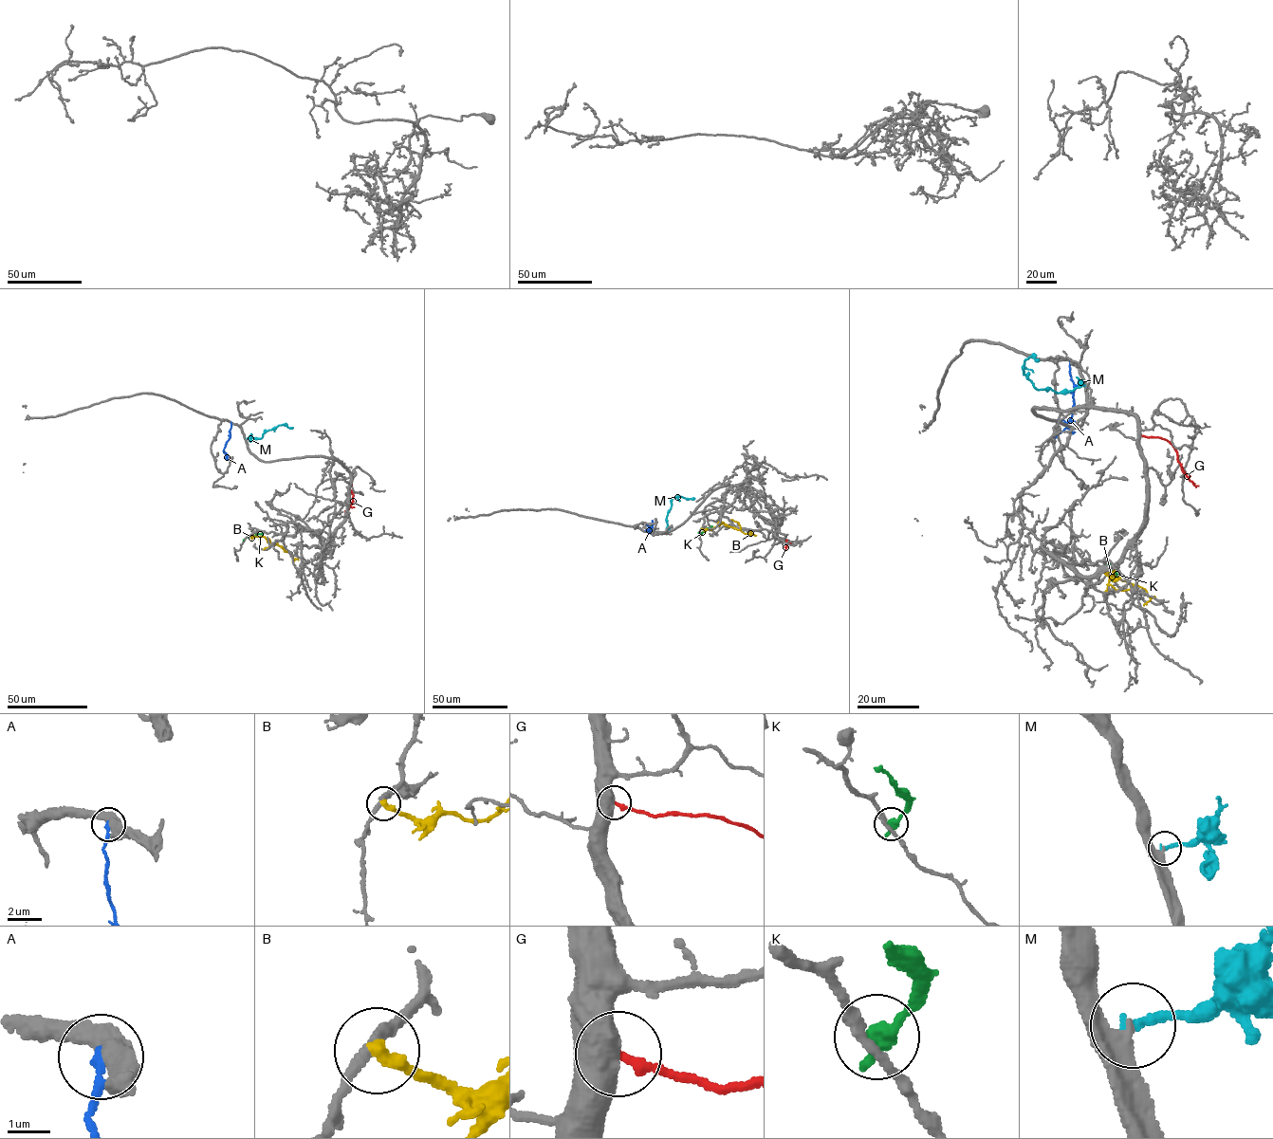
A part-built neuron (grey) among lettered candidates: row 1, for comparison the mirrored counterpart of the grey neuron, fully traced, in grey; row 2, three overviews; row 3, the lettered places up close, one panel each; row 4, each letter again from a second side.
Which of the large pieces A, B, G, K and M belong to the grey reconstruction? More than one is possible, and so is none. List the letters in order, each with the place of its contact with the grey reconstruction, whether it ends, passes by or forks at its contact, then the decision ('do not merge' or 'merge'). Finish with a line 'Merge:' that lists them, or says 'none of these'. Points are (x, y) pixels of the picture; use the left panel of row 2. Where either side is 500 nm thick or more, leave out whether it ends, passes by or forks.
A: (230, 422) | it ends | do not merge
B: (249, 536) | it ends | do not merge
G: (350, 482) | do not merge
K: (244, 539) | it ends | do not merge
M: (246, 438) | it ends | merge
Merge: M

